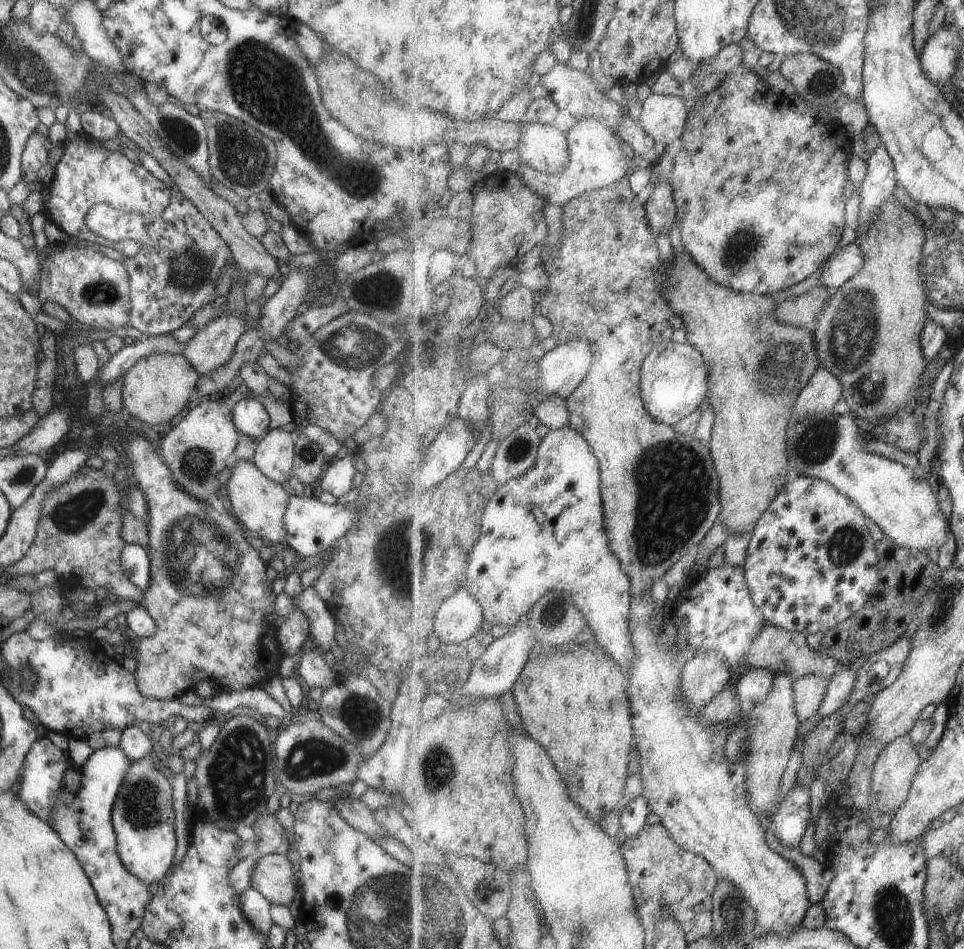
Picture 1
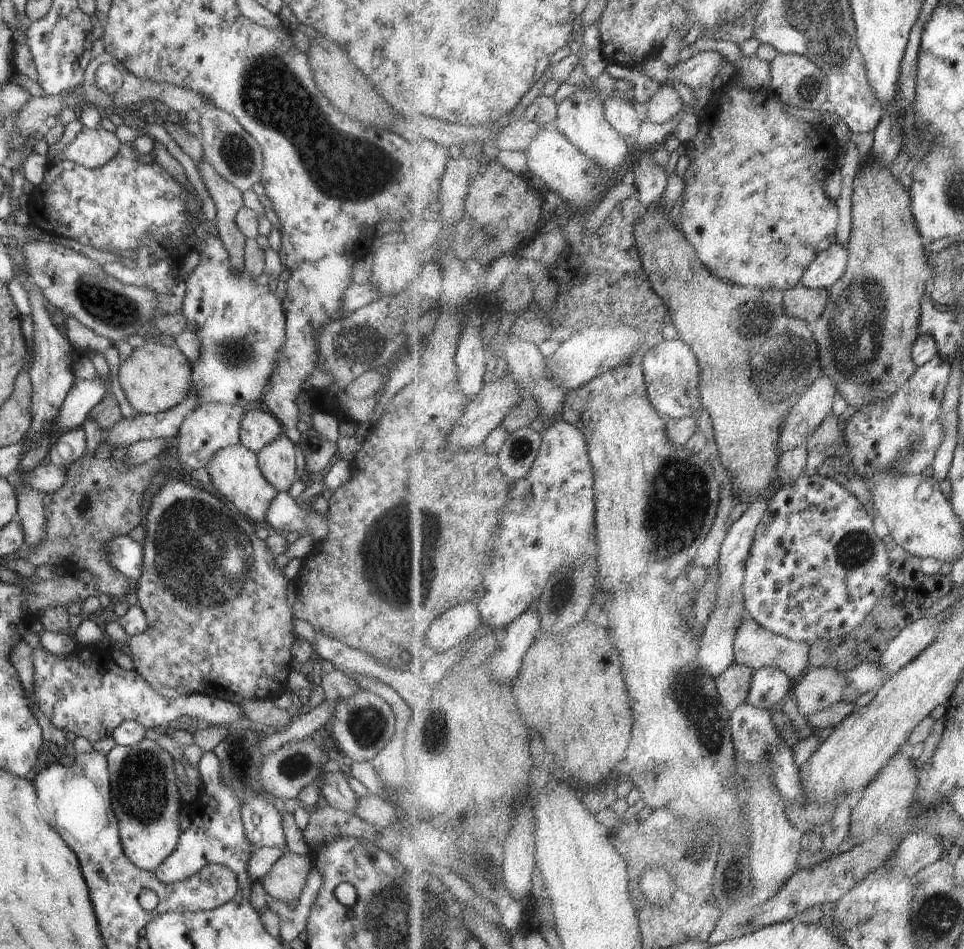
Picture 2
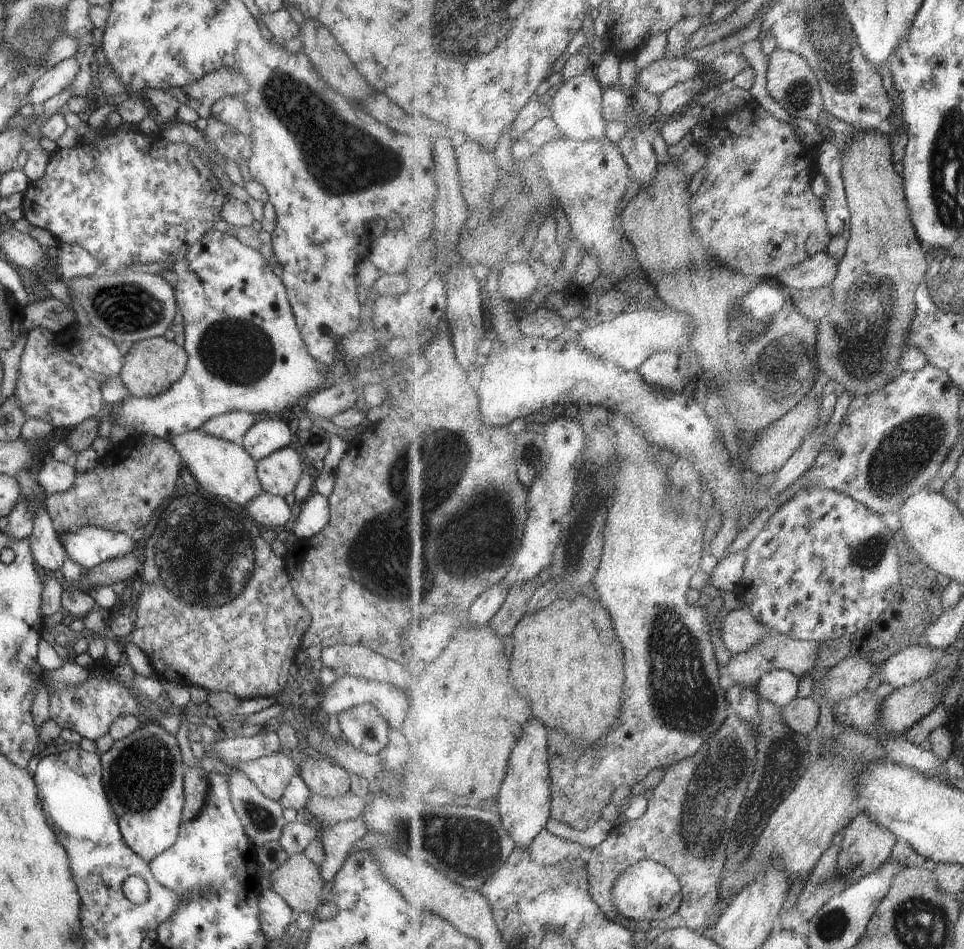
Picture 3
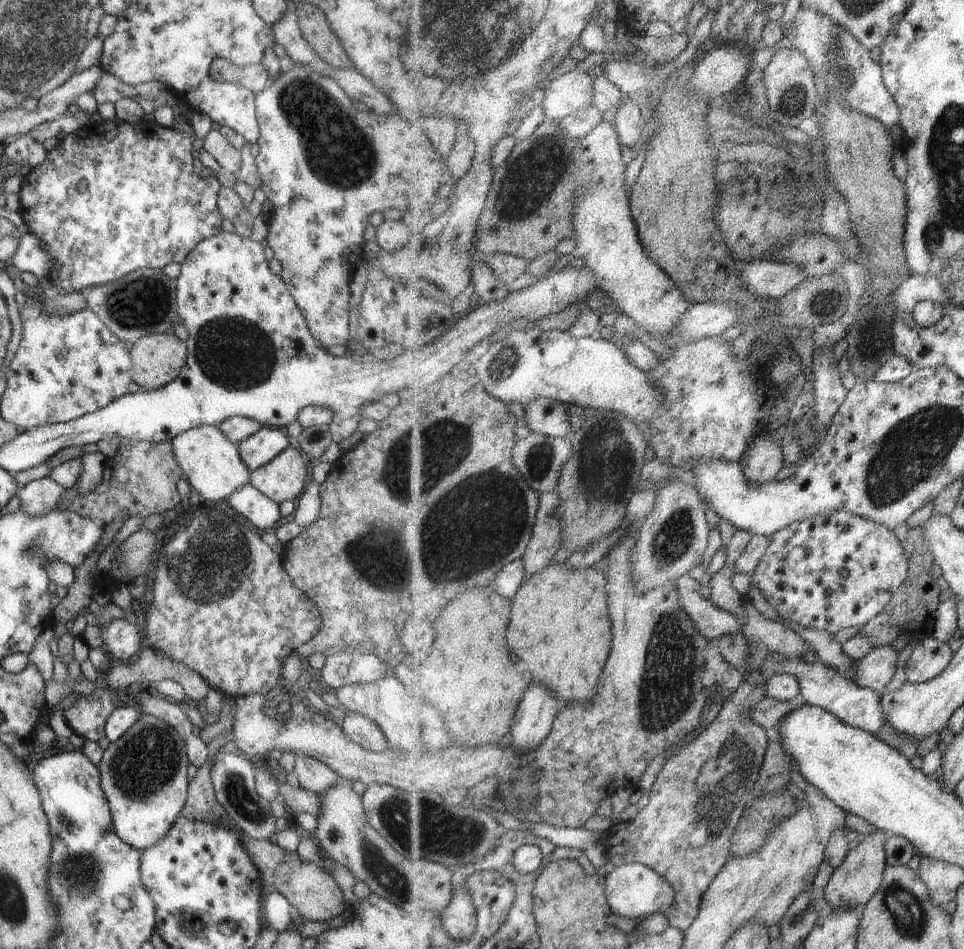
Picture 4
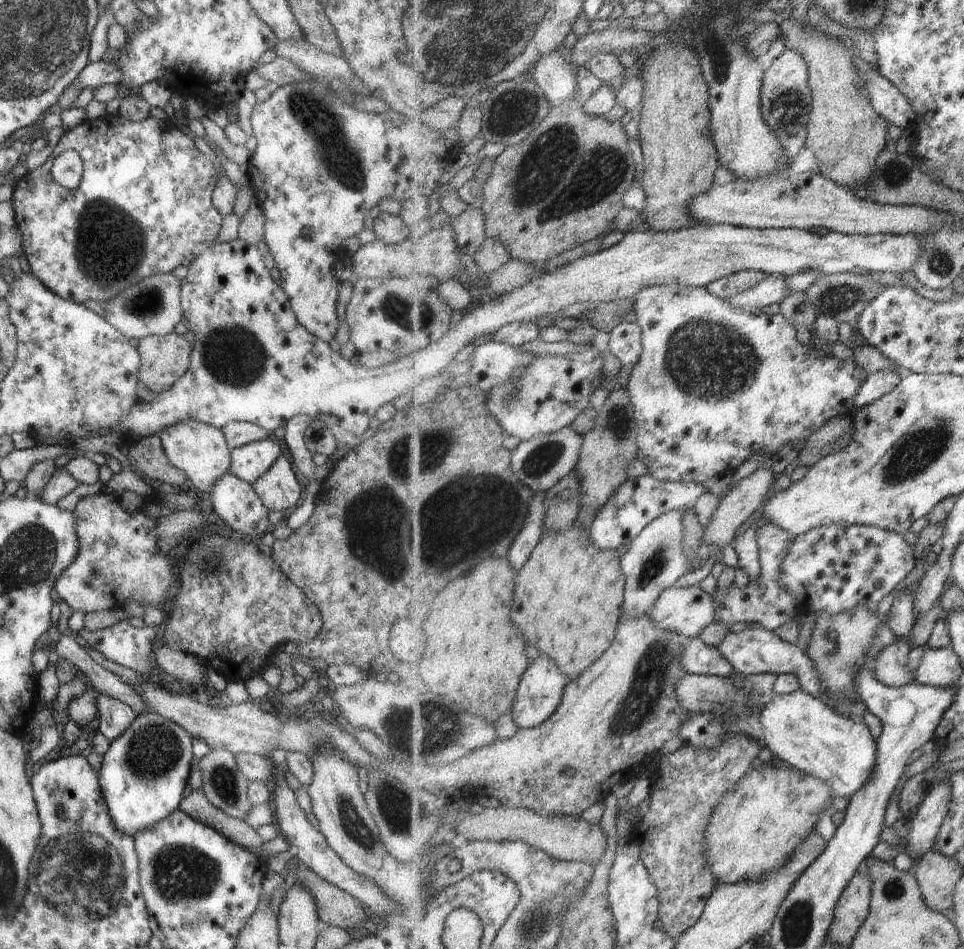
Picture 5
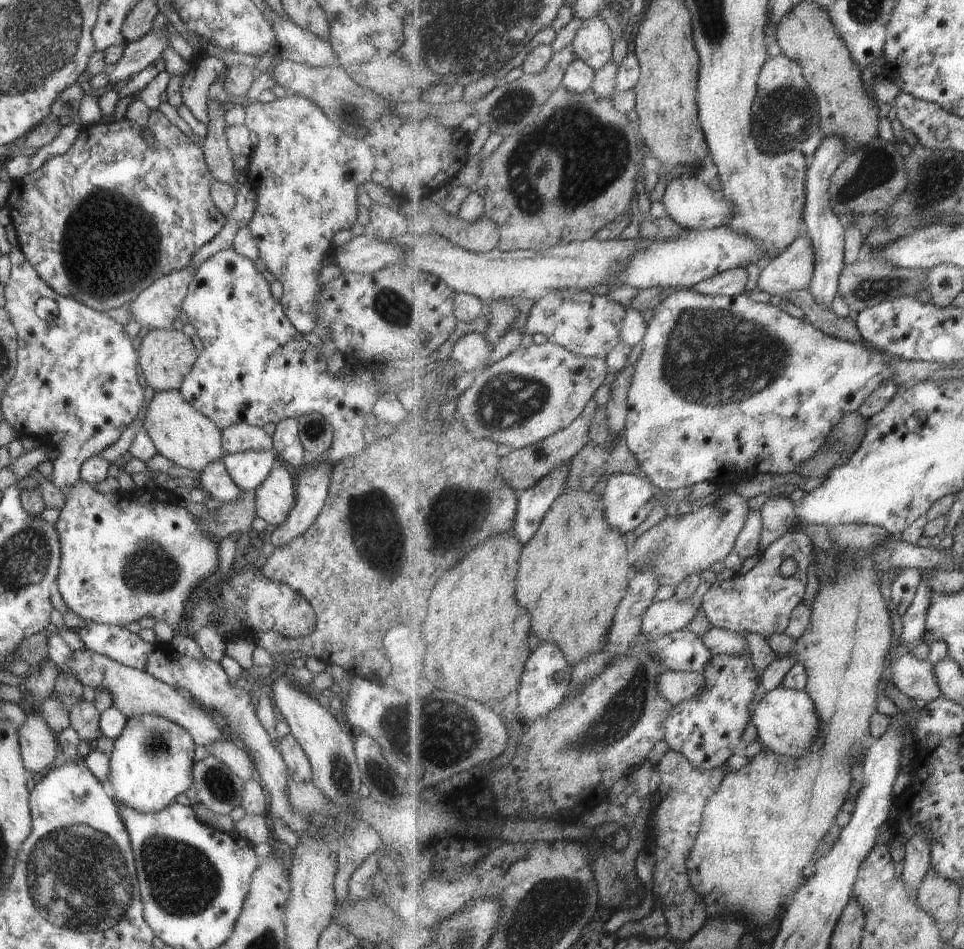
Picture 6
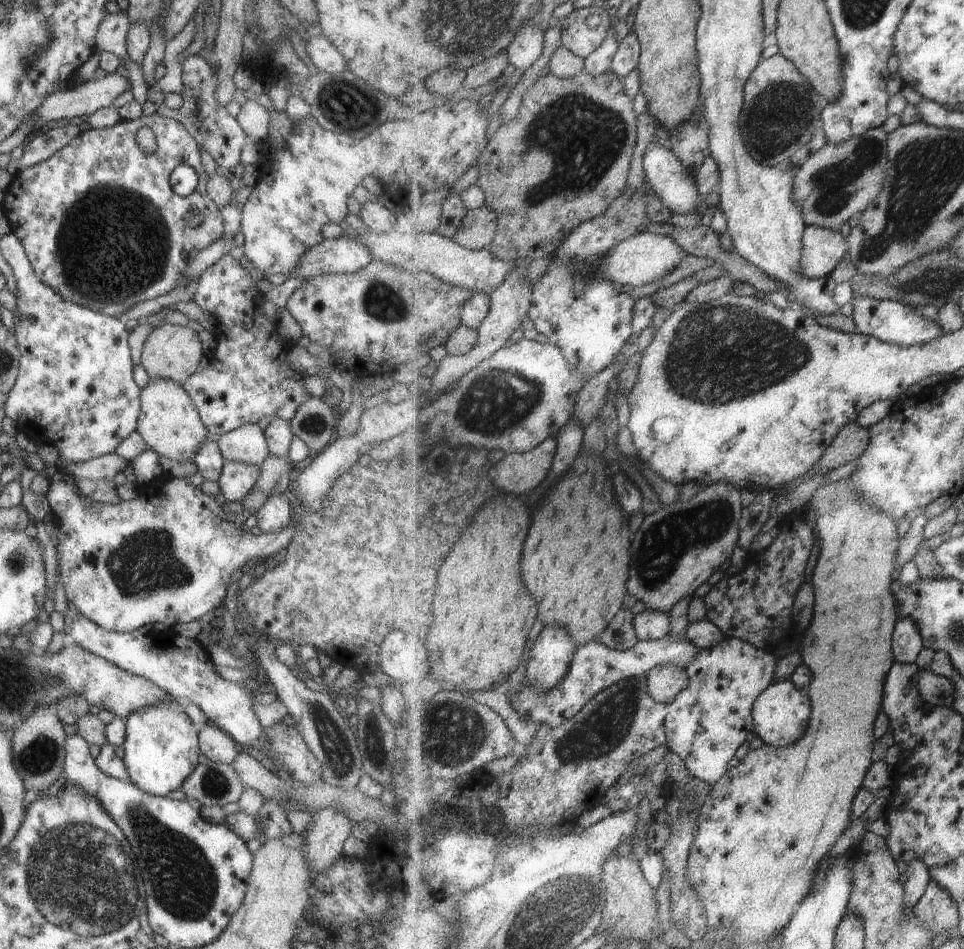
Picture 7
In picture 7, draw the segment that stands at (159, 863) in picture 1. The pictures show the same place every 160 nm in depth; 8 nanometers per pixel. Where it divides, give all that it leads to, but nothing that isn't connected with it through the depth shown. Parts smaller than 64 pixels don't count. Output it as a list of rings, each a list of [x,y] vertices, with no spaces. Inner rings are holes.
[[[162,702],[131,712],[125,719],[125,740],[121,744],[121,762],[128,781],[141,792],[159,798],[179,788],[198,764],[197,734],[197,726],[184,714],[180,702]]]

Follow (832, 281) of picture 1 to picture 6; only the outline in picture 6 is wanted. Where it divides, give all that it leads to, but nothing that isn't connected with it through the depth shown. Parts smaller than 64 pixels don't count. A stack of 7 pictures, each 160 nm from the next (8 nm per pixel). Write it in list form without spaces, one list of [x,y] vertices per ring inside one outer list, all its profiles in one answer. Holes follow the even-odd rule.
[[[737,267],[736,269],[729,269],[728,271],[717,274],[713,278],[708,278],[692,289],[699,294],[722,297],[722,296],[739,296],[743,295],[745,288],[747,288],[749,276],[747,270]]]

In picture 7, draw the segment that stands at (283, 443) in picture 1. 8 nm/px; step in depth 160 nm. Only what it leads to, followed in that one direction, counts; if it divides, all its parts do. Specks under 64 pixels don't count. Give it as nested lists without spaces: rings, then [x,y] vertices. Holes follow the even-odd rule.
[[[285,492],[271,494],[255,511],[256,526],[262,533],[279,532],[285,524],[289,524],[290,517],[291,508]]]

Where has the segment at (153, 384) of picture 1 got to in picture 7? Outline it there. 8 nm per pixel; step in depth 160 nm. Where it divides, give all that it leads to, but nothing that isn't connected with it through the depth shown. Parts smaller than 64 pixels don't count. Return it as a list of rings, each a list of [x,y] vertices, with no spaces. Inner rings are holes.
[[[163,323],[153,328],[149,336],[145,338],[140,364],[149,379],[163,378],[163,380],[175,382],[177,386],[182,386],[183,382],[197,370],[203,352],[200,339],[193,330],[179,325]]]

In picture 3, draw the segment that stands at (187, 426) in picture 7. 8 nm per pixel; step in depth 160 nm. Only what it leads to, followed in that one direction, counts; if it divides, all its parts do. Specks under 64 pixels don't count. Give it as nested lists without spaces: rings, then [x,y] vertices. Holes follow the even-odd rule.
[[[194,429],[171,436],[169,444],[180,457],[182,468],[189,470],[197,484],[209,494],[244,507],[251,498],[263,492],[257,479],[256,461],[243,450],[239,442],[231,443]]]

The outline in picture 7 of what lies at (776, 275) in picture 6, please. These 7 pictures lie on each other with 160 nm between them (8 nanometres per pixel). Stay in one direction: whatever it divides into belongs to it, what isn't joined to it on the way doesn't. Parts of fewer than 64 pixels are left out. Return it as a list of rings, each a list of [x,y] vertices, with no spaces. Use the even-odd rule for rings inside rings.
[[[809,225],[804,233],[801,272],[809,279],[828,278],[849,250],[841,232]]]

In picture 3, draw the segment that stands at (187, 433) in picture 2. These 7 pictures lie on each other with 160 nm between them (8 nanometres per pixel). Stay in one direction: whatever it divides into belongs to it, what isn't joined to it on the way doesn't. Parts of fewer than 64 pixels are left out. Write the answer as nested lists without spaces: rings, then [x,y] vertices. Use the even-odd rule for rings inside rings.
[[[229,410],[217,414],[217,416],[211,416],[197,430],[231,443],[238,443],[253,422],[255,422],[253,414],[239,410]]]

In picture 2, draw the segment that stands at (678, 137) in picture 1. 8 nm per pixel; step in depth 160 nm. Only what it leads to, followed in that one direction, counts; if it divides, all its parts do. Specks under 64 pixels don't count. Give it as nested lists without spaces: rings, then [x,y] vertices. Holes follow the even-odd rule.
[[[663,85],[648,101],[636,102],[634,106],[642,122],[665,124],[686,110],[679,96],[672,85]]]

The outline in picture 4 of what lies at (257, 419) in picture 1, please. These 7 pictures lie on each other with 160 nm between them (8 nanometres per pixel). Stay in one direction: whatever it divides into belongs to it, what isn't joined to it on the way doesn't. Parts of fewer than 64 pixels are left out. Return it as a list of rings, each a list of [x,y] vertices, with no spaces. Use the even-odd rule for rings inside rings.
[[[261,426],[257,432],[238,442],[237,448],[241,460],[251,472],[275,458],[281,450],[289,446],[287,435],[280,432],[281,428]]]

